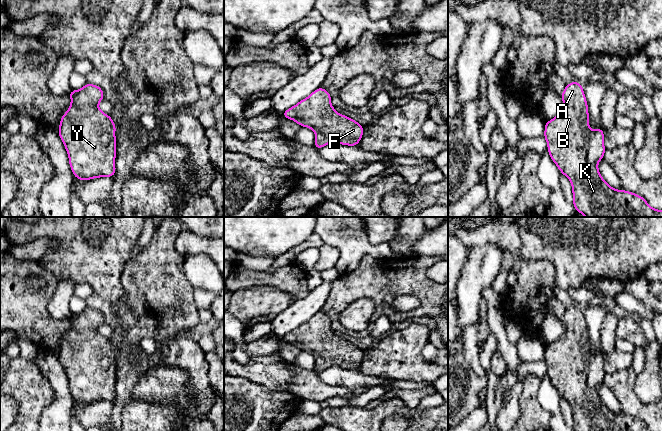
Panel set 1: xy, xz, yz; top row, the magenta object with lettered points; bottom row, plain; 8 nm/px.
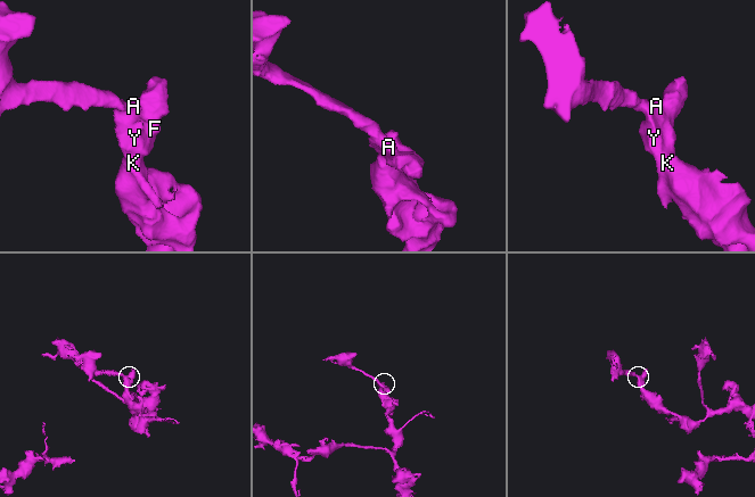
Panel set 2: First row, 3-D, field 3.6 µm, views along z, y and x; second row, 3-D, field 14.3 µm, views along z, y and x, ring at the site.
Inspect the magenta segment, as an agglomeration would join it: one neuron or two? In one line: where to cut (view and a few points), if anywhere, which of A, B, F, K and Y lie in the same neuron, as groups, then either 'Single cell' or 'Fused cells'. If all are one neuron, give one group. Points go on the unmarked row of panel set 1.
No split. Groups: A B F K Y. Single cell

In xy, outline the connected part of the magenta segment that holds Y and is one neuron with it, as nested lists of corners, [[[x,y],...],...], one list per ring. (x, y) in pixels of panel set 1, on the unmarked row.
[[[88,306],[68,319],[71,321],[71,329],[61,341],[58,359],[64,367],[73,399],[81,405],[113,401],[116,397],[116,349],[110,339],[103,337],[98,331],[99,326],[104,323],[103,314]]]

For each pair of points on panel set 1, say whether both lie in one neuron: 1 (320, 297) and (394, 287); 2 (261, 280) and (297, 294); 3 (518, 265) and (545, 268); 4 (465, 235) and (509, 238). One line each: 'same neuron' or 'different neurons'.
1: different neurons
2: same neuron
3: same neuron
4: same neuron

